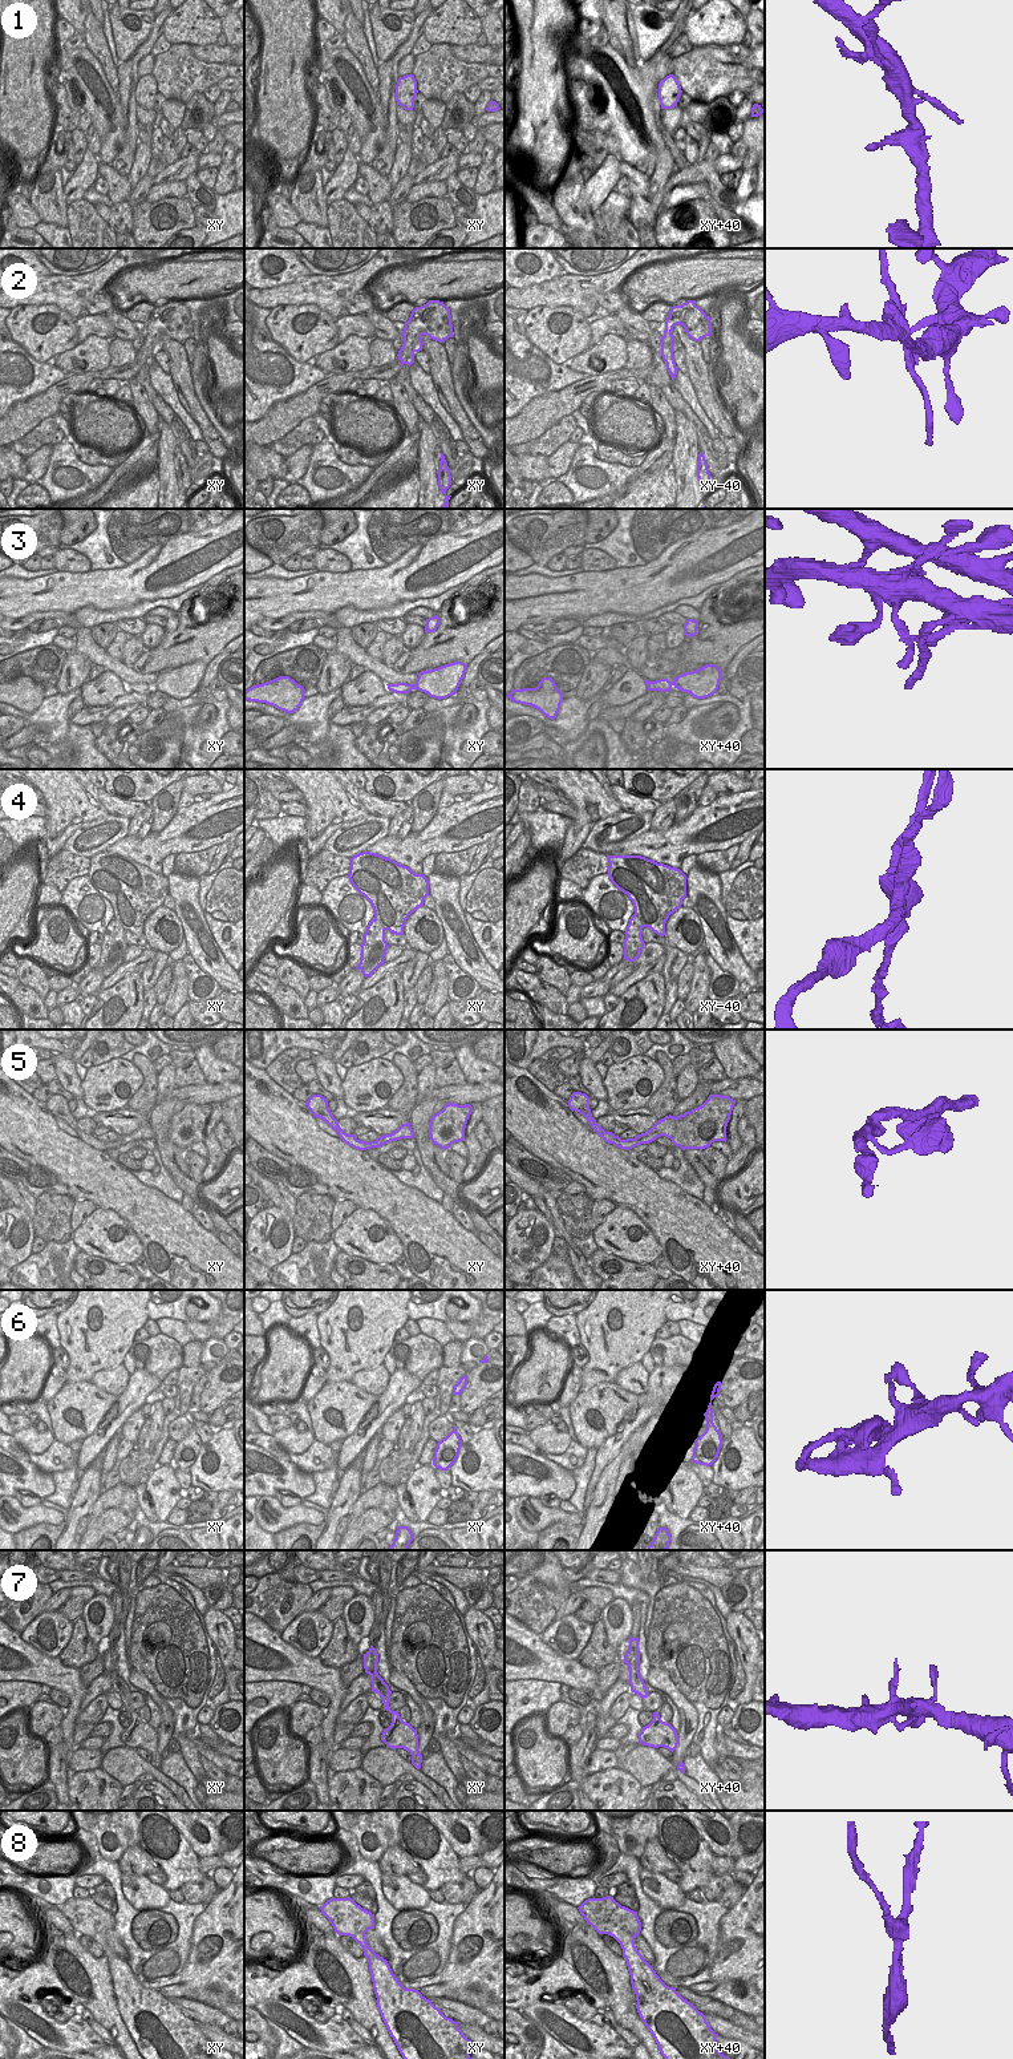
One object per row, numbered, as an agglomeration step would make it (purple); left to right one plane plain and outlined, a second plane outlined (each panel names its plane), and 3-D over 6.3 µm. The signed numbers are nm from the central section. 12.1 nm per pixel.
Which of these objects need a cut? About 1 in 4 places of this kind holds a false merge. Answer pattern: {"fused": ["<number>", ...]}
{"fused": ["2", "4", "8"]}

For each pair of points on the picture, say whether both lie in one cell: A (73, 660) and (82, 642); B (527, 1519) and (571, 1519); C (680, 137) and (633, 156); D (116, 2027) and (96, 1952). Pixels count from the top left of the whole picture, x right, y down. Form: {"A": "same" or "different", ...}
{"A": "different", "B": "same", "C": "different", "D": "different"}

